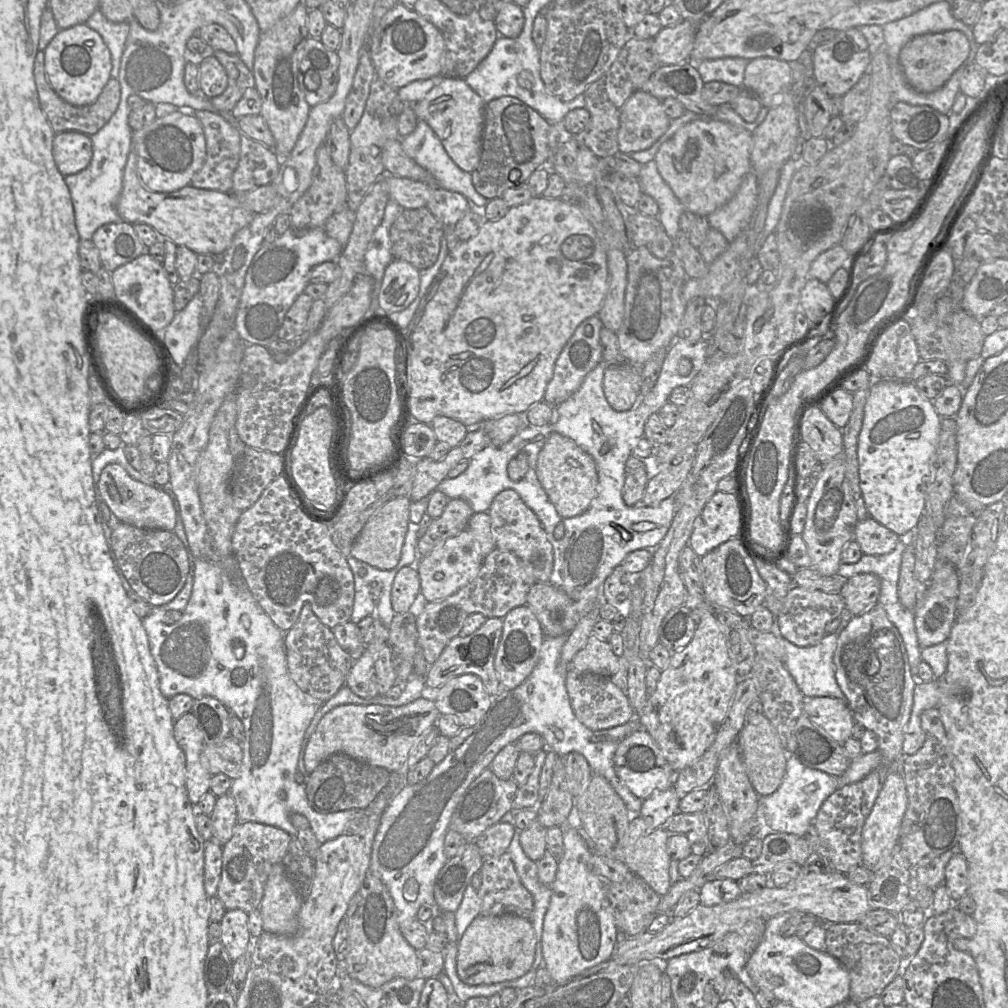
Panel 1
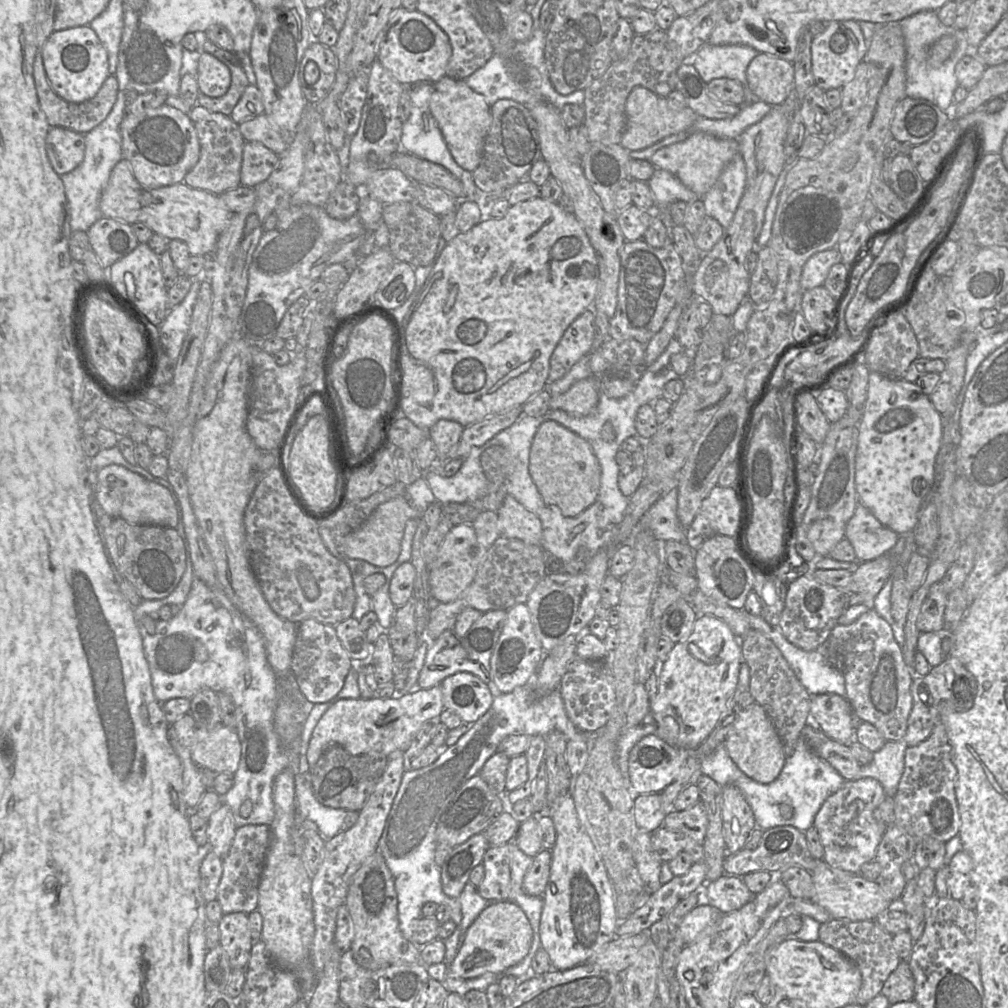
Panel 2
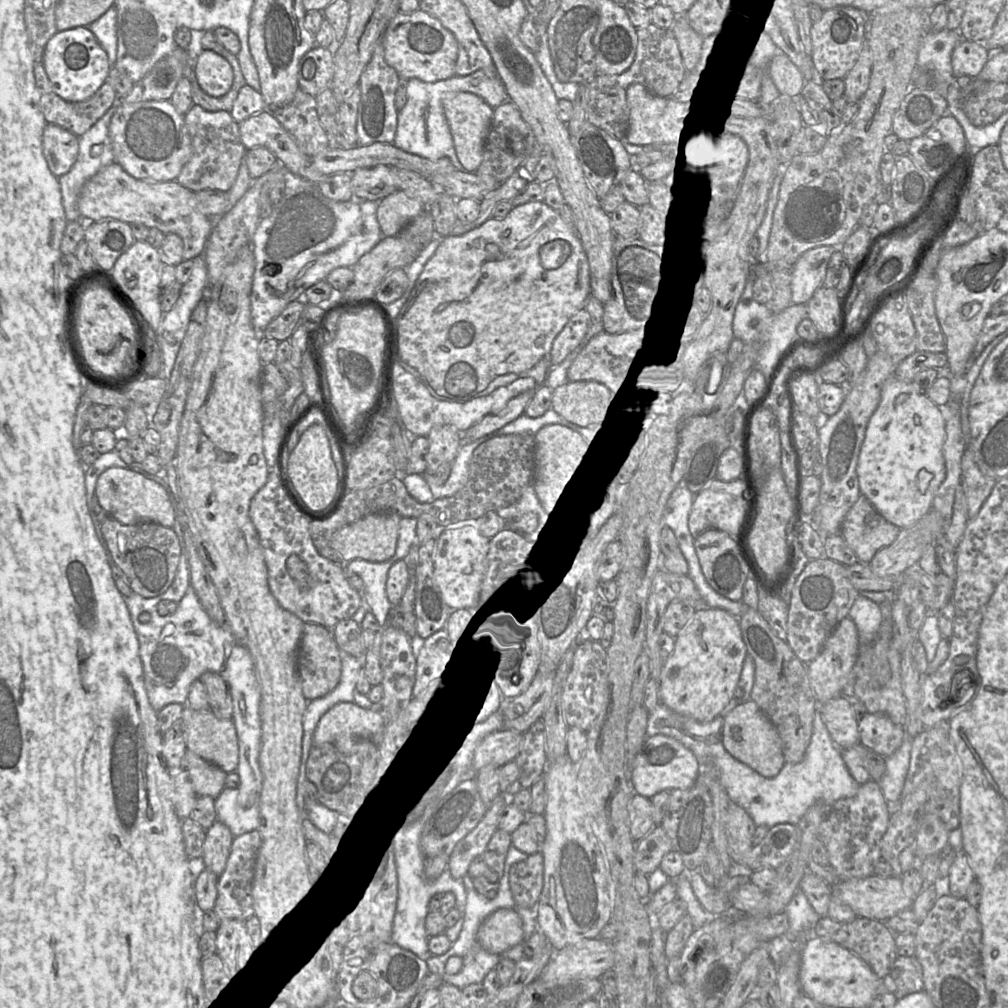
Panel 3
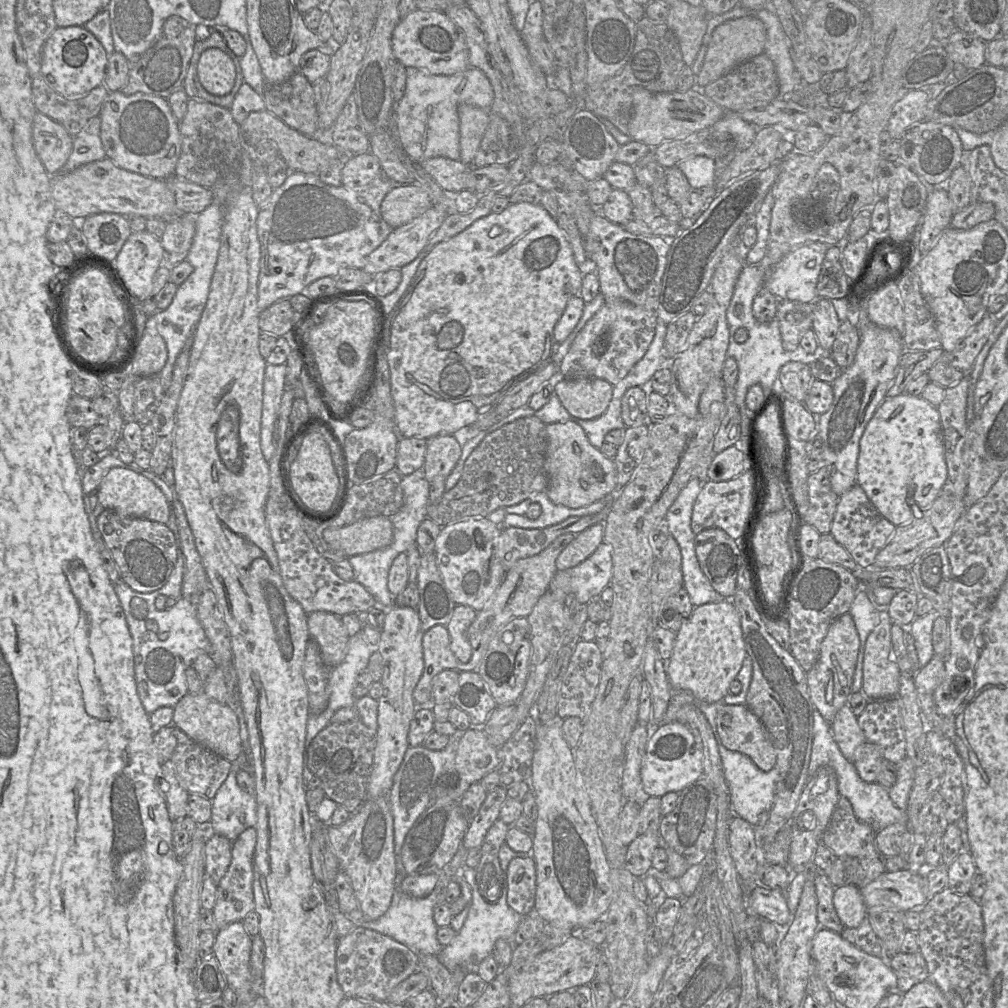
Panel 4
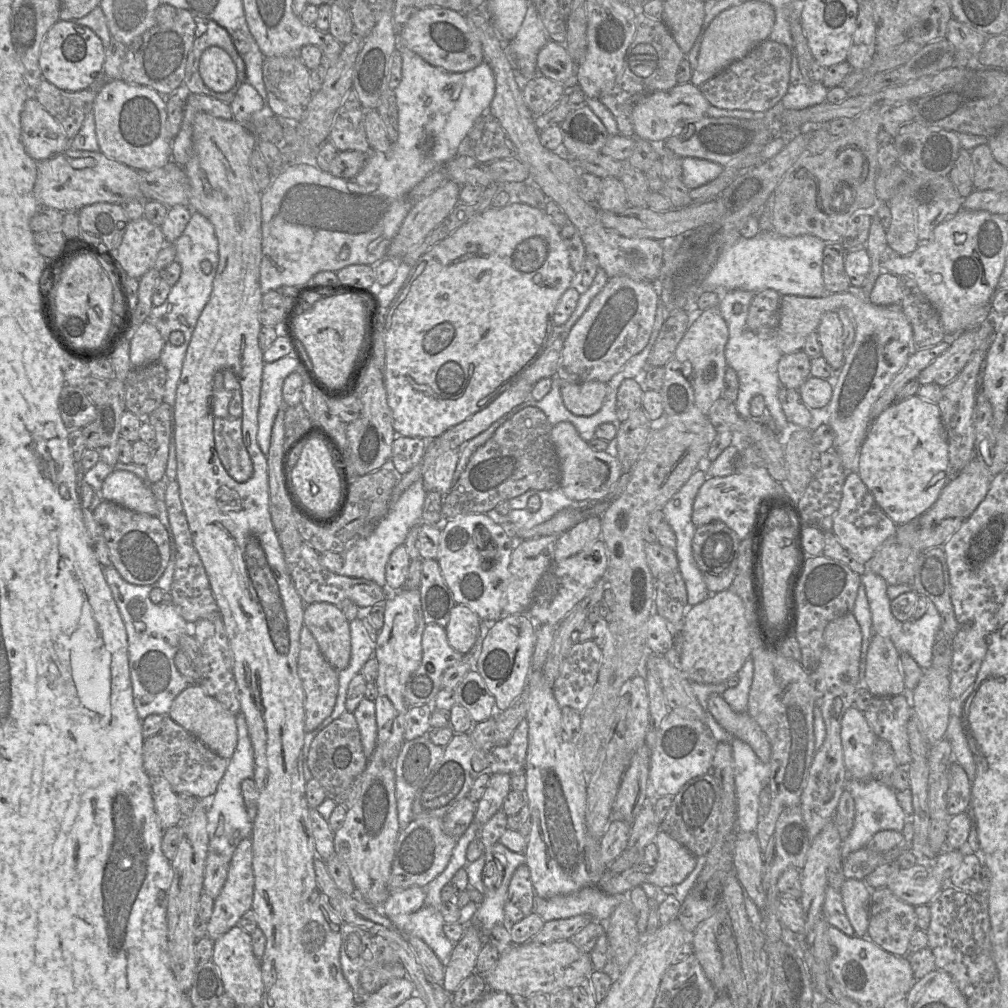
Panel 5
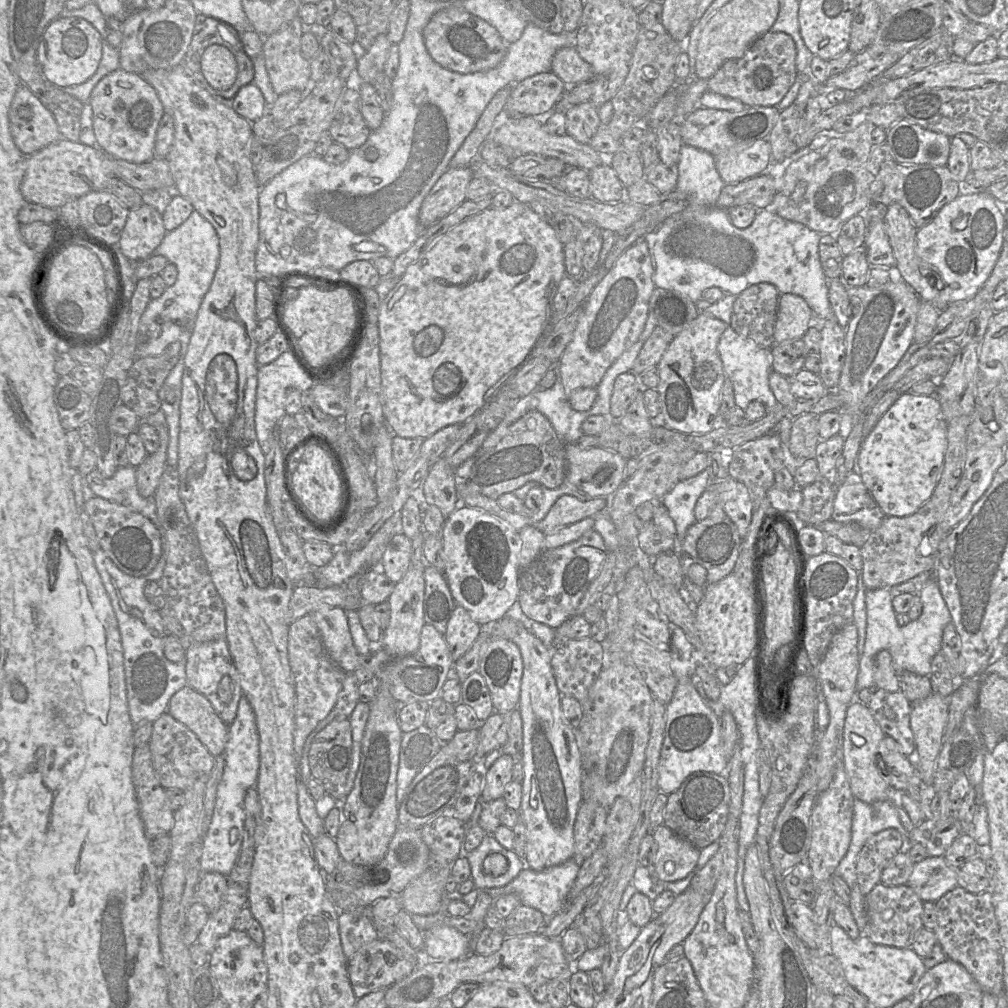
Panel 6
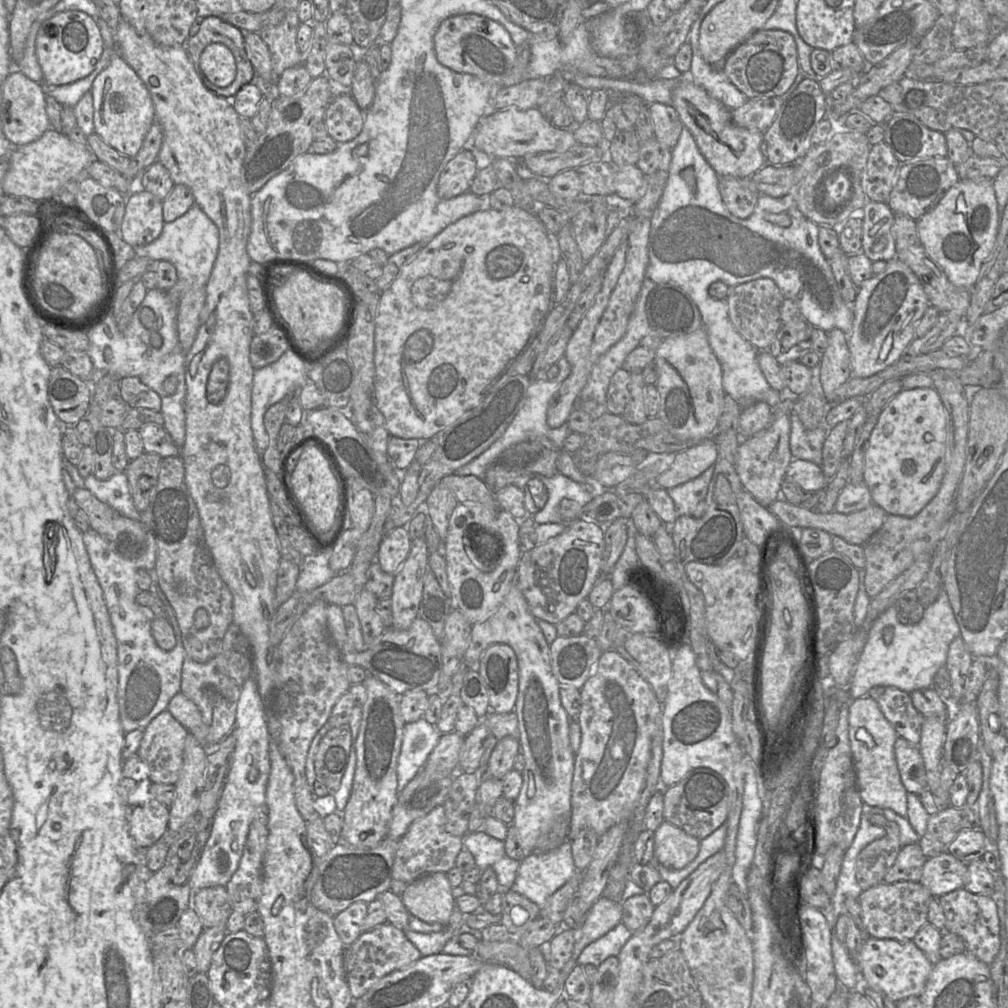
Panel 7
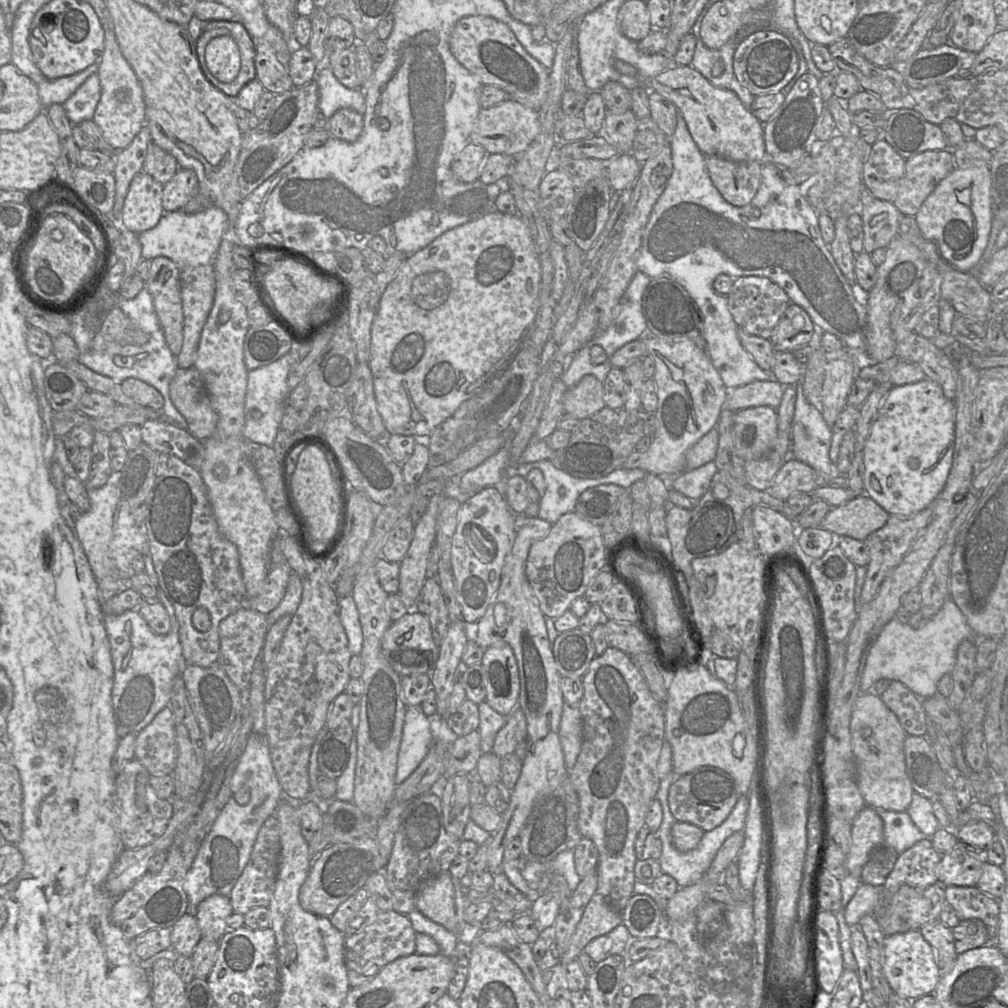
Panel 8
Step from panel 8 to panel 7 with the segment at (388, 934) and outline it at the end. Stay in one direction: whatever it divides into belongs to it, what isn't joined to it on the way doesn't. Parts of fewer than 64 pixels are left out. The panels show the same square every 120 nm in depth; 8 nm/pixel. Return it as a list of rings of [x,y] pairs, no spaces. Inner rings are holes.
[[[389,922],[362,932],[344,949],[344,970],[352,997],[355,1000],[363,996],[382,977],[407,967],[421,957],[420,951],[408,940],[404,930]]]

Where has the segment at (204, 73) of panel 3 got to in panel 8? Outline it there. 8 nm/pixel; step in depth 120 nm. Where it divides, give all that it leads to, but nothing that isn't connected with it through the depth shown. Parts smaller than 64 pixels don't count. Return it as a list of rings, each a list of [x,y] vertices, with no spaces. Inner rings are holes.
[[[227,35],[214,37],[205,47],[205,63],[222,83],[231,83],[240,71],[241,58],[236,42]]]

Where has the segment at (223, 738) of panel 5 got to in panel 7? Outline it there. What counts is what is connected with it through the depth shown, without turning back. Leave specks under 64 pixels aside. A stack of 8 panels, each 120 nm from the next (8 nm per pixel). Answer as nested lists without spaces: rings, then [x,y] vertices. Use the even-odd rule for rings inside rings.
[[[179,692],[168,704],[168,711],[178,720],[197,740],[207,746],[206,739],[209,726],[203,721],[197,705],[185,694]]]

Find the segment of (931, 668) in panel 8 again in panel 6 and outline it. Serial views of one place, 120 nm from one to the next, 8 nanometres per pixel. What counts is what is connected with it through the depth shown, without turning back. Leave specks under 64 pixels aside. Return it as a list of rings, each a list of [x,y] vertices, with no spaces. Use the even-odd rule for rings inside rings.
[[[934,575],[929,576],[921,585],[919,595],[922,601],[921,615],[917,620],[910,621],[905,626],[899,626],[892,606],[891,591],[886,588],[866,590],[867,627],[863,653],[859,658],[856,693],[864,688],[874,687],[874,659],[881,650],[887,650],[891,654],[899,679],[900,673],[904,671],[920,676],[930,675],[931,661],[941,651],[943,630],[948,623],[952,622],[952,619]]]

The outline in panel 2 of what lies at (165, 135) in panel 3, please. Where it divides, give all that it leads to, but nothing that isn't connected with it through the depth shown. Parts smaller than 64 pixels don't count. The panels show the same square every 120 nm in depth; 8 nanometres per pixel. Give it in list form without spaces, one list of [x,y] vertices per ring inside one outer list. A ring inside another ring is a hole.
[[[167,104],[139,114],[126,114],[120,133],[123,159],[129,162],[134,177],[146,189],[182,183],[200,157],[200,144],[191,119]]]

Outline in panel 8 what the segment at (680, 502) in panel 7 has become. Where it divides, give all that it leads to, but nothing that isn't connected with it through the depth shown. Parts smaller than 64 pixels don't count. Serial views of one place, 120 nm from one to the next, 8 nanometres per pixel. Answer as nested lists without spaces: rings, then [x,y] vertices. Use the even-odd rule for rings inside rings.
[[[710,461],[703,466],[693,469],[693,470],[685,470],[682,473],[676,476],[660,476],[667,477],[669,481],[669,491],[670,489],[674,489],[688,498],[691,499],[700,499],[704,493],[707,491],[709,484],[714,476],[714,474],[718,471],[717,466],[714,461]]]

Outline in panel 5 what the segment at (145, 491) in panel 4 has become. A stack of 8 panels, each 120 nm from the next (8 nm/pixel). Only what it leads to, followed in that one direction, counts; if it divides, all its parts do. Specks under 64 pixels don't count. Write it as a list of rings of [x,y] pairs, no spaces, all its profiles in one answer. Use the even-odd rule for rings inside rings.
[[[113,469],[113,471],[103,481],[99,494],[103,500],[116,503],[129,510],[150,516],[157,515],[158,508],[156,497],[150,486],[145,485],[143,481],[132,472]]]

